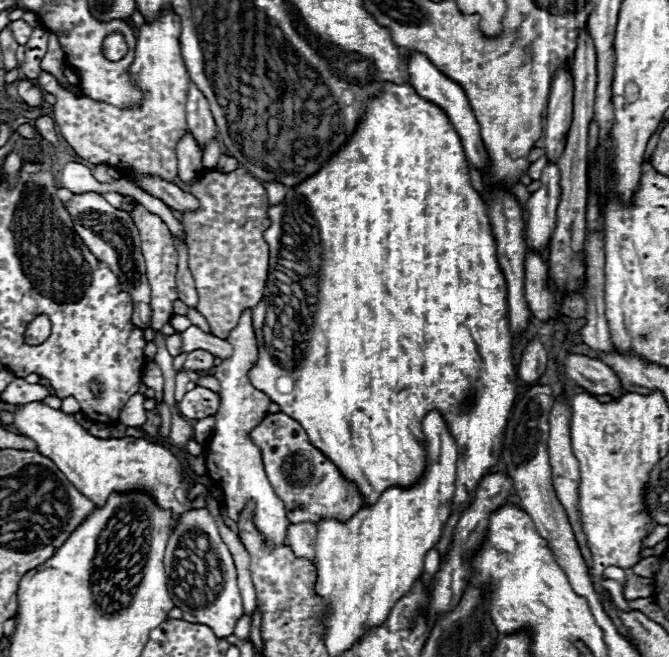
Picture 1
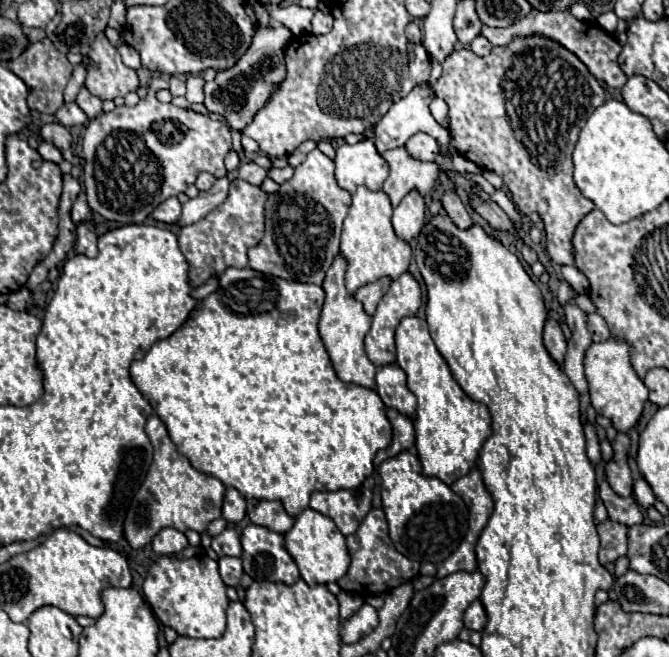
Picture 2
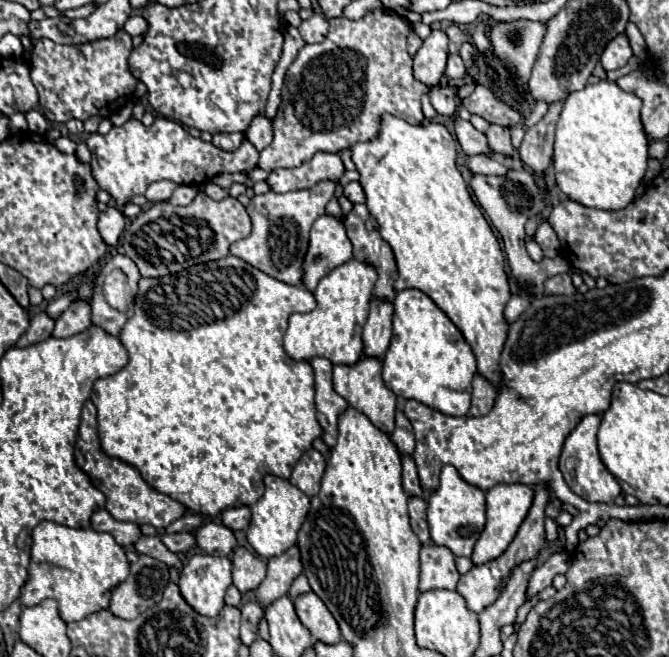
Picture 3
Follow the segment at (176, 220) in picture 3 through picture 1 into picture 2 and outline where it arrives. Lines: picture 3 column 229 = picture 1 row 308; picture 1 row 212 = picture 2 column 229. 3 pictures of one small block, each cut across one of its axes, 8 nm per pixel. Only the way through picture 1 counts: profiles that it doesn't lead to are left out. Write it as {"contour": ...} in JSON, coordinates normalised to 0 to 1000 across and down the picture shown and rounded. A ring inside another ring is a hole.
{"contour":[[[353,271],[344,277],[341,301],[326,317],[320,317],[299,338],[293,338],[287,344],[275,344],[266,353],[269,381],[284,402],[281,423],[284,423],[287,438],[302,435],[317,420],[329,420],[344,405],[350,405],[350,408],[371,405],[371,390],[368,390],[371,377],[383,374],[383,368],[389,368],[389,362],[395,359],[395,307],[398,307],[398,301],[401,301],[401,295],[392,286]]]}

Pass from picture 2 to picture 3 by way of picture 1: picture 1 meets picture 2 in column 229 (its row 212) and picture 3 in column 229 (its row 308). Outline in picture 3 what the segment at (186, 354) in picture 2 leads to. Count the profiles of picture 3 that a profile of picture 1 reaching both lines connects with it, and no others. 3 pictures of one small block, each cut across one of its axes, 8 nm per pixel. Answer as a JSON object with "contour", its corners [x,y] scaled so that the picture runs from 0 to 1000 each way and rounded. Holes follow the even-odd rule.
{"contour":[[[341,387],[338,393],[317,396],[308,402],[290,402],[266,417],[251,417],[242,423],[209,423],[206,429],[206,447],[200,457],[200,481],[191,484],[191,490],[182,496],[176,514],[182,527],[191,533],[191,554],[173,566],[170,572],[158,572],[141,581],[138,594],[138,612],[146,621],[146,661],[152,685],[176,697],[212,721],[212,728],[230,740],[236,749],[257,755],[269,767],[275,767],[287,779],[299,779],[308,785],[323,785],[338,773],[350,770],[377,770],[392,752],[395,752],[395,721],[410,721],[419,728],[433,728],[436,709],[445,703],[448,691],[454,685],[466,682],[466,673],[478,667],[481,654],[472,639],[472,621],[469,621],[469,575],[466,575],[466,557],[460,551],[442,551],[436,548],[423,530],[423,513],[429,501],[433,478],[439,475],[463,475],[472,469],[472,457],[466,444],[460,444],[454,435],[433,435],[425,432],[386,408],[374,405],[371,399]]]}

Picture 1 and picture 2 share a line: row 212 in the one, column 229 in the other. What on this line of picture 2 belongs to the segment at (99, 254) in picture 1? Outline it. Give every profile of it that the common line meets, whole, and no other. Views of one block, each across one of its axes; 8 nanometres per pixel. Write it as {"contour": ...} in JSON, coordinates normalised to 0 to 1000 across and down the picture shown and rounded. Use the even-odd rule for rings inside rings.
{"contour":[[[395,40],[386,43],[377,61],[377,70],[368,76],[365,88],[347,100],[347,107],[326,110],[317,125],[308,125],[308,164],[311,170],[329,174],[344,198],[362,201],[380,177],[395,164],[416,134],[416,128],[428,119],[428,91],[425,76],[436,58],[436,49],[428,40]]]}

